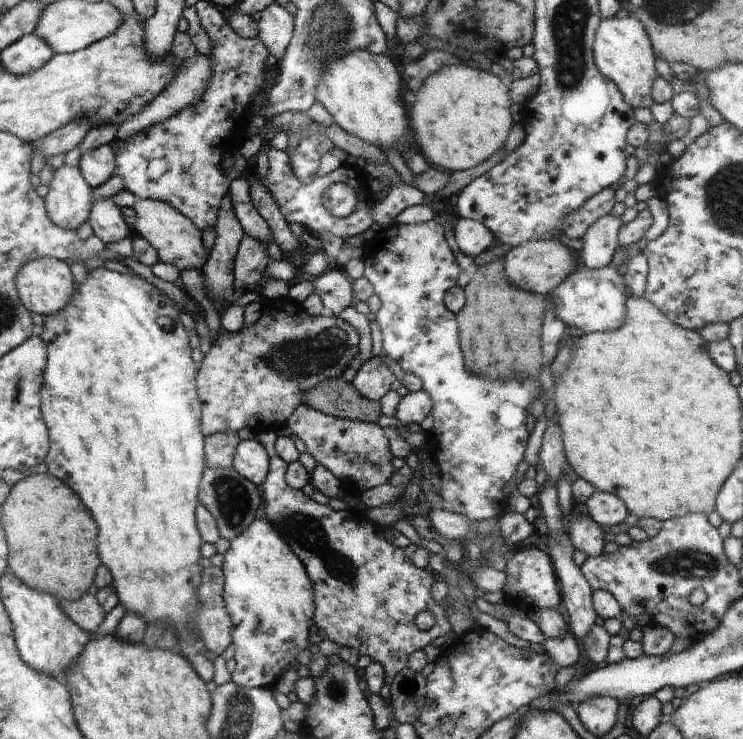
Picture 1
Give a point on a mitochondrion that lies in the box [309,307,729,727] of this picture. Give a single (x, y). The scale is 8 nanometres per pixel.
(694, 564)

